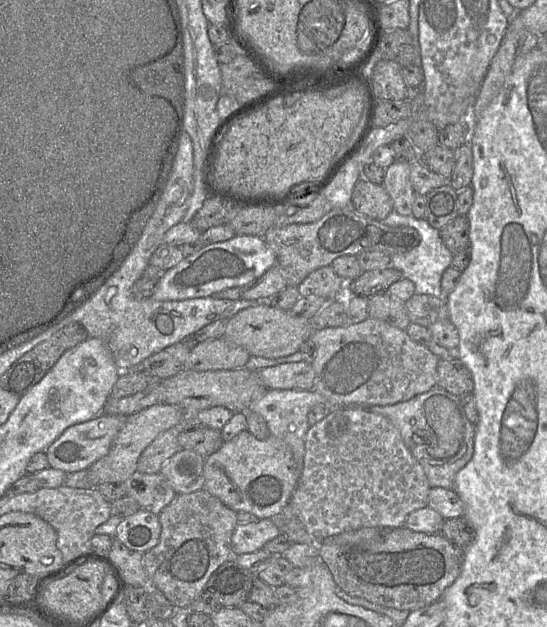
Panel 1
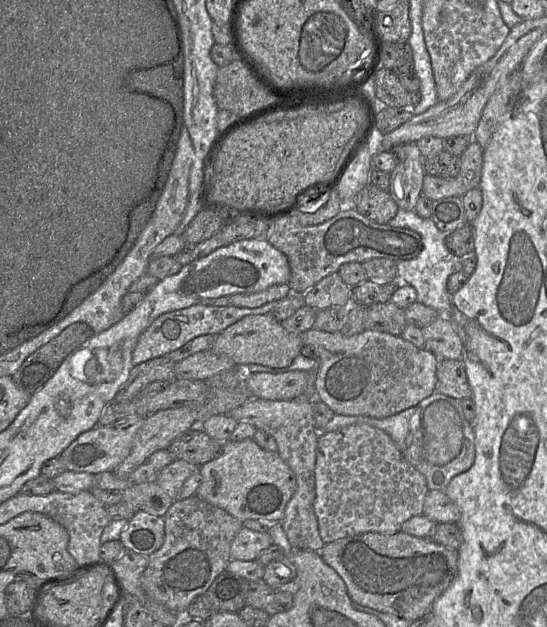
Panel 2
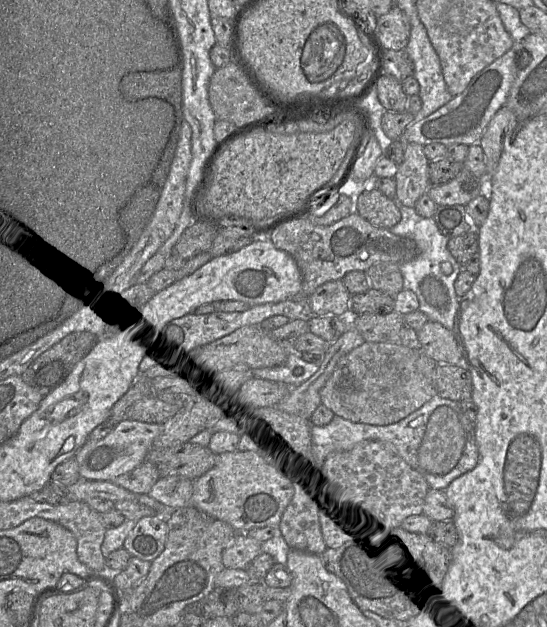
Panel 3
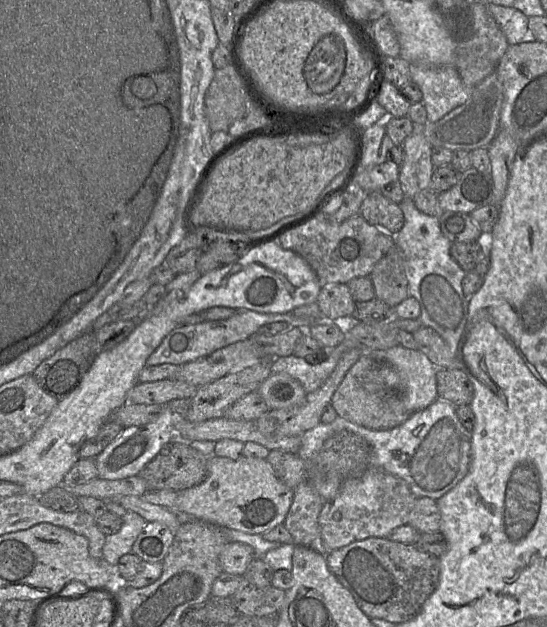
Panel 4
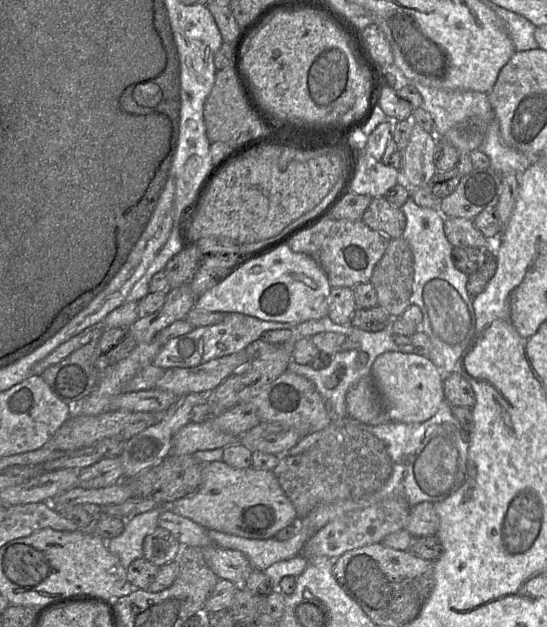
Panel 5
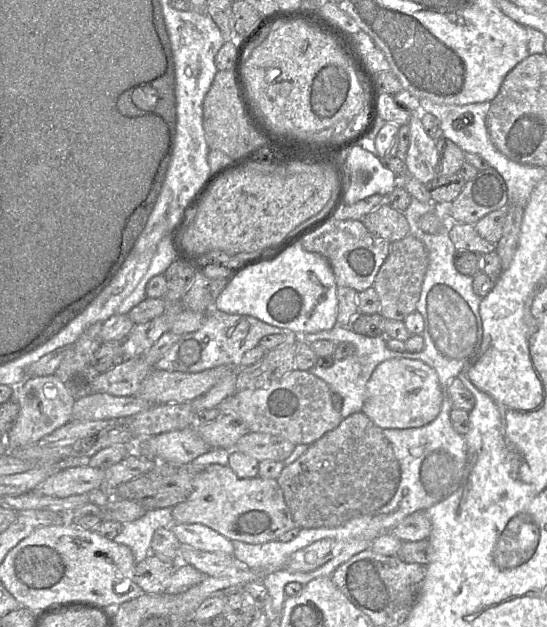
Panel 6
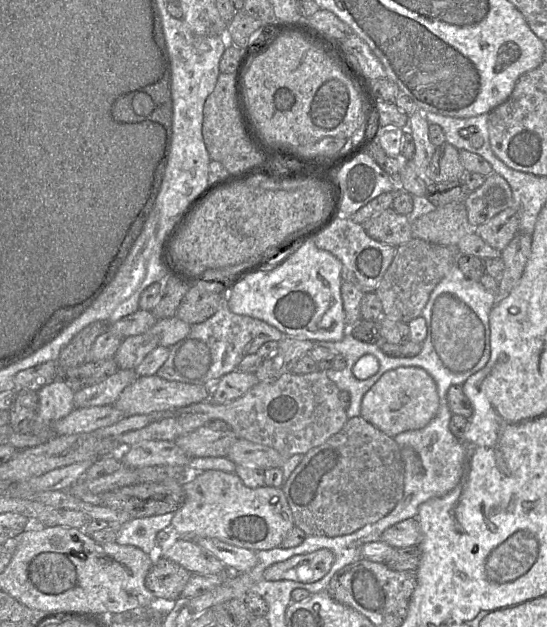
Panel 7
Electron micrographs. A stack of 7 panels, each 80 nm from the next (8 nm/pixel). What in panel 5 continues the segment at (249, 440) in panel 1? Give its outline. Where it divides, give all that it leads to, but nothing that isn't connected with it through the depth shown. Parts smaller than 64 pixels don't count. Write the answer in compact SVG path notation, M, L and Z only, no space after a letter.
M224 461L203 464L199 488L172 502L170 509L207 530L250 539L274 538L279 530L297 522L295 508L272 471L254 467L236 469Z

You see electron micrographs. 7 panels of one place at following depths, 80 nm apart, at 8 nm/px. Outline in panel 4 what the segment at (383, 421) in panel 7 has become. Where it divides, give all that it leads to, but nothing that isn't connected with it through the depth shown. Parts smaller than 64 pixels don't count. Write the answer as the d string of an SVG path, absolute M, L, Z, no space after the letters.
M400 345L387 350L370 351L370 356L390 364L399 376L399 393L411 413L421 411L438 399L438 368L419 350Z

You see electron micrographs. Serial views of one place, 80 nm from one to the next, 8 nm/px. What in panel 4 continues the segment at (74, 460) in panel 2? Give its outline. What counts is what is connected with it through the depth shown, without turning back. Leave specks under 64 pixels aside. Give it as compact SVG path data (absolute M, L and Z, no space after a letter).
M164 407L163 413L155 421L143 426L122 428L113 439L95 458L98 478L105 480L120 480L134 475L140 475L145 466L160 452L160 450L177 440L177 422L182 415Z

